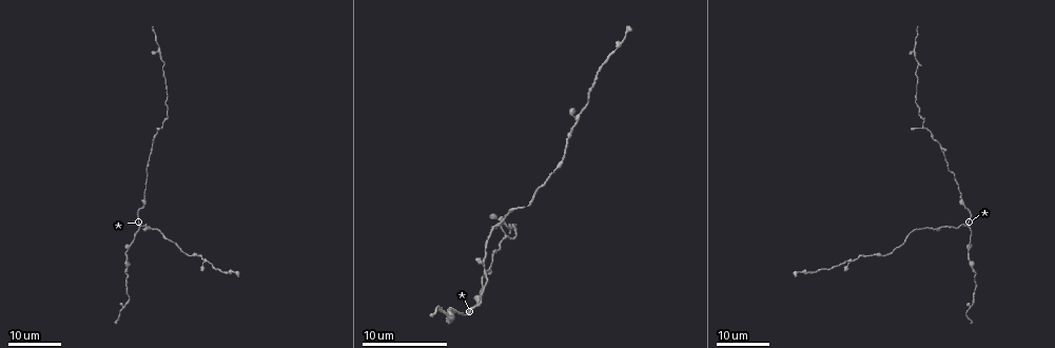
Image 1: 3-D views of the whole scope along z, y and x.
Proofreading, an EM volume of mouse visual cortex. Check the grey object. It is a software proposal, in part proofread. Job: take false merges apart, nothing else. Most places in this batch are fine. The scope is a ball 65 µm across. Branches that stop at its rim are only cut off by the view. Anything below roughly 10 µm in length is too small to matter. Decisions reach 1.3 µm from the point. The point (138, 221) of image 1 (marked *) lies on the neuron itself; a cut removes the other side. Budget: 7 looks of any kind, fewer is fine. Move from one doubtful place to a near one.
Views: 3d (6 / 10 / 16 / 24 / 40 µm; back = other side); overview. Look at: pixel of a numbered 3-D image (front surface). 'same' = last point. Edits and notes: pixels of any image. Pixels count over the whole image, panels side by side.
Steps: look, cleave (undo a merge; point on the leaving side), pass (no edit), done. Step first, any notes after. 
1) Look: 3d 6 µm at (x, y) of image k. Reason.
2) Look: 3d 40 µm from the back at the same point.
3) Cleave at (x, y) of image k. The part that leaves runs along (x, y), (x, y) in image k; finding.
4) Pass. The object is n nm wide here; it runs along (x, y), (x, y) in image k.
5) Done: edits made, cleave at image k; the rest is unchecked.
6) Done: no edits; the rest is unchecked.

Look: 3d 24 µm at (127, 270) of image 1. Thick turns thin.

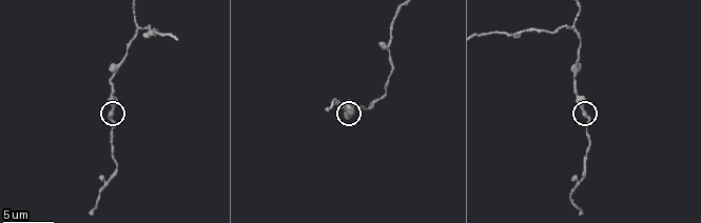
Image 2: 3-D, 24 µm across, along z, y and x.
Look: 3d 10 µm at (583, 114) of image 2. Zoom in.

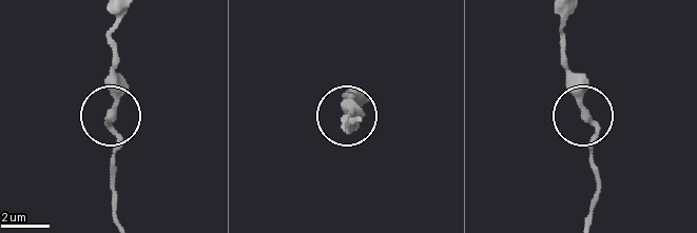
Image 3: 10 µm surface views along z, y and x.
Pass. Continuous, no second neuron.

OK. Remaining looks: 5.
Look: 3d 24 µm at (960, 194) of image 1. Calibre changes.

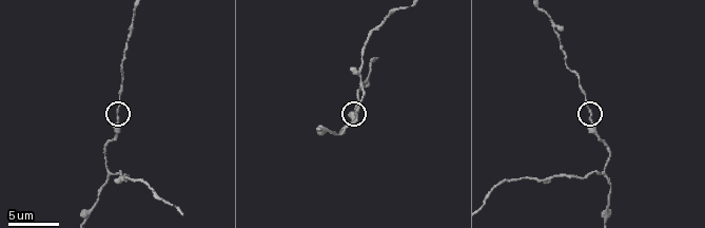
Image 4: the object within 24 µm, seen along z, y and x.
Look: 3d 10 µm at (591, 117) of image 4.

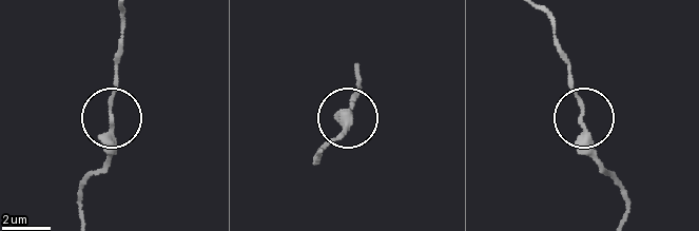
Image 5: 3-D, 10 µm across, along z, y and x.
Pass. The object is 200 nm wide here; it runs along (621, 218), (625, 194), (597, 158), (570, 63) in image 5; one neuron here.

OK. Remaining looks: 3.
Look: 3d 6 µm at (536, 179) of image 4. Sudden change in width.

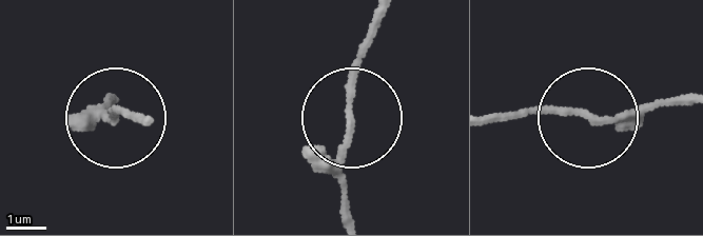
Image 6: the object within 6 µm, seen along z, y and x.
Pass. It runs along (342, 214), (351, 73), (372, 22) in image 6; one neuron here.

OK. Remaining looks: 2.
Look: 3d 24 µm at (874, 254) of image 1. Calibre changes.

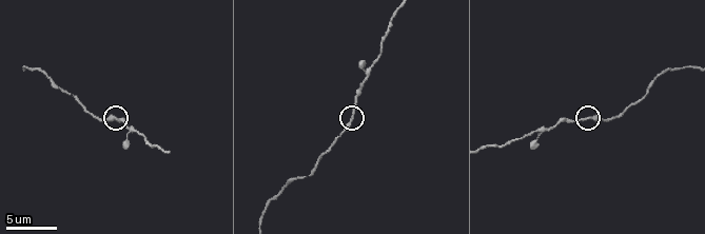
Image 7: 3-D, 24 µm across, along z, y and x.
Look: 3d 6 µm at (350, 121) of image 7.

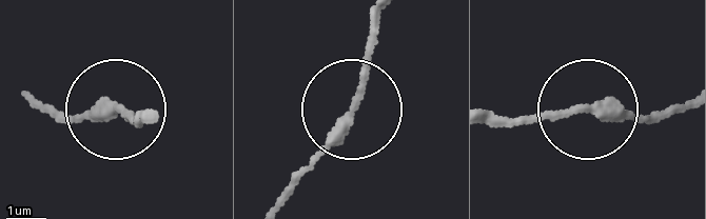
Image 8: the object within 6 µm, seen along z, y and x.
Pass. The object is 260 nm wide here; it runs along (685, 111), (496, 124) in image 8; continuous, no second neuron.

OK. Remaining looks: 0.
Done: no edits; the rest is unchecked.

